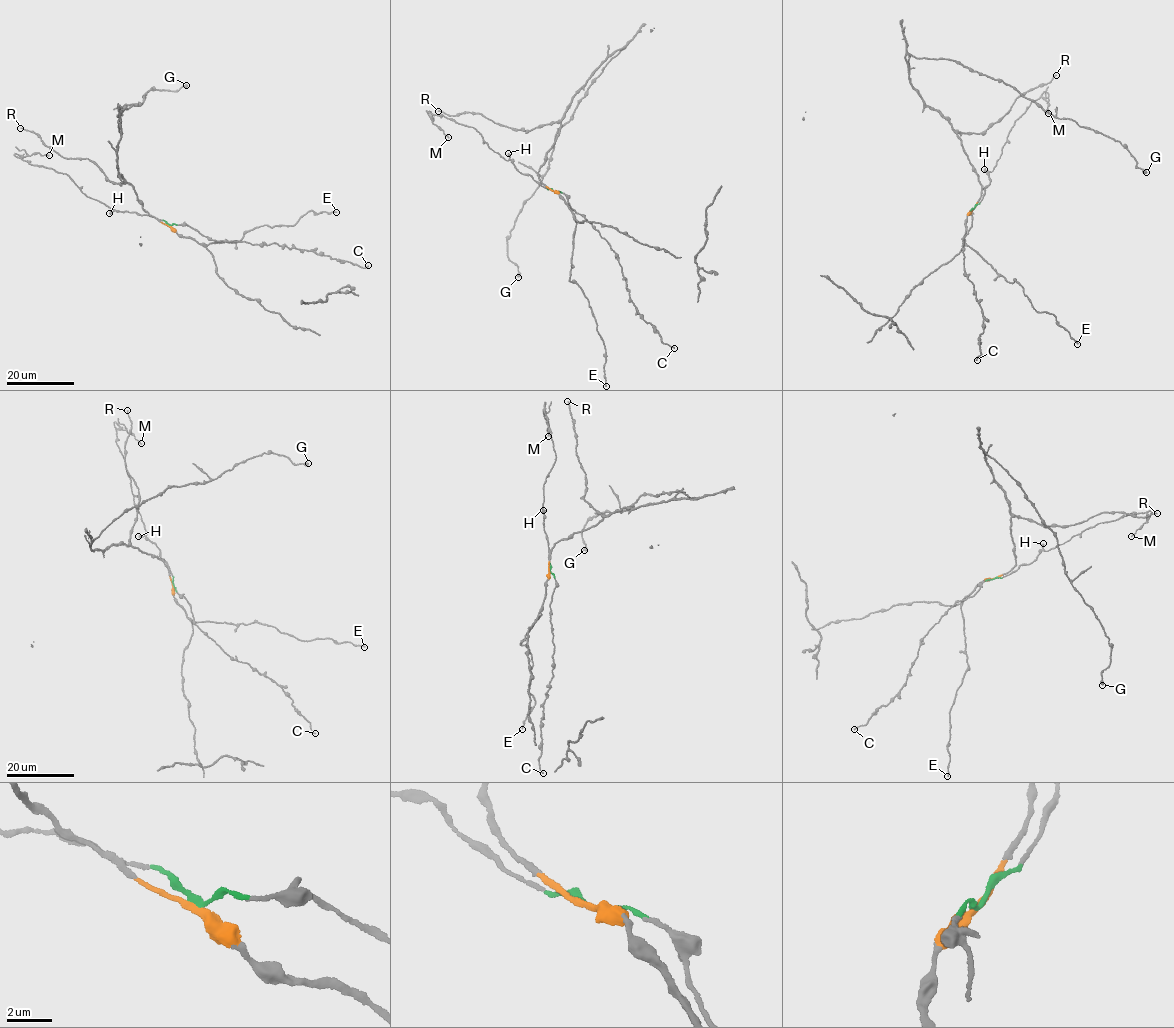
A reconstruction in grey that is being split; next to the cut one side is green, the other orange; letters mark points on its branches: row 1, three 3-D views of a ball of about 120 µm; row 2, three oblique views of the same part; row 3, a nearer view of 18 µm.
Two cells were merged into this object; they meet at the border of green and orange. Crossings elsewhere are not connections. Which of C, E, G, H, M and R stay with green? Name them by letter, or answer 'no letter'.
C, H, M

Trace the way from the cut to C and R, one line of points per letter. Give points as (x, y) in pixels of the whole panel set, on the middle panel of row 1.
C: (553, 190), (563, 193), (571, 208), (584, 215), (609, 243), (639, 314), (655, 327), (662, 341), (674, 348)
R: (553, 190), (541, 182), (538, 173), (559, 134), (559, 123), (524, 130), (480, 114), (438, 111)

